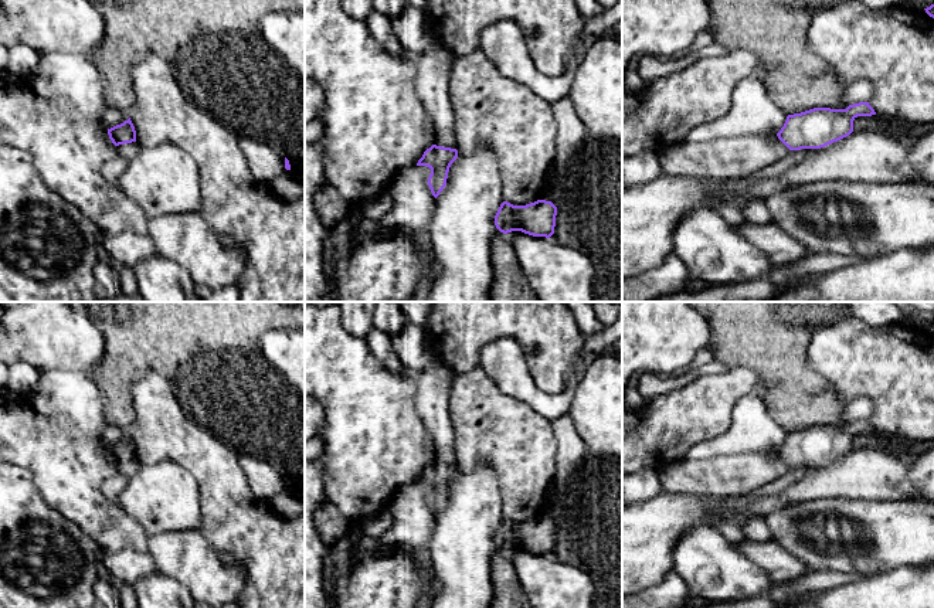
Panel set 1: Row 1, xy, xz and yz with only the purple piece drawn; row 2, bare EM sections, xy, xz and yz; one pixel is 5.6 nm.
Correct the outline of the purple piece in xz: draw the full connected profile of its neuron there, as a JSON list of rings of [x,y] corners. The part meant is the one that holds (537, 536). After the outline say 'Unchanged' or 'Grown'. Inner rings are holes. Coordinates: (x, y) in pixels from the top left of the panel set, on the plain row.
[[[537,517],[526,523],[503,519],[495,533],[496,546],[503,550],[522,548],[533,554],[550,556],[554,551],[557,524]]]. Unchanged

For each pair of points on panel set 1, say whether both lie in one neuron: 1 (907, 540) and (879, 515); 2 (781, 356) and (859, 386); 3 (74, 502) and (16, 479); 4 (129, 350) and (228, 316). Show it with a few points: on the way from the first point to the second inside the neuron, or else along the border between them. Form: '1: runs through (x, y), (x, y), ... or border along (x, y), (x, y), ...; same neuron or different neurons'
1: runs through (900, 533), (886, 522); same neuron
2: border along (812, 333), (807, 347), (807, 362), (831, 384); different neurons
3: border along (14, 464), (30, 472), (38, 493), (58, 512); different neurons
4: runs through (153, 326), (163, 316), (204, 316); same neuron

